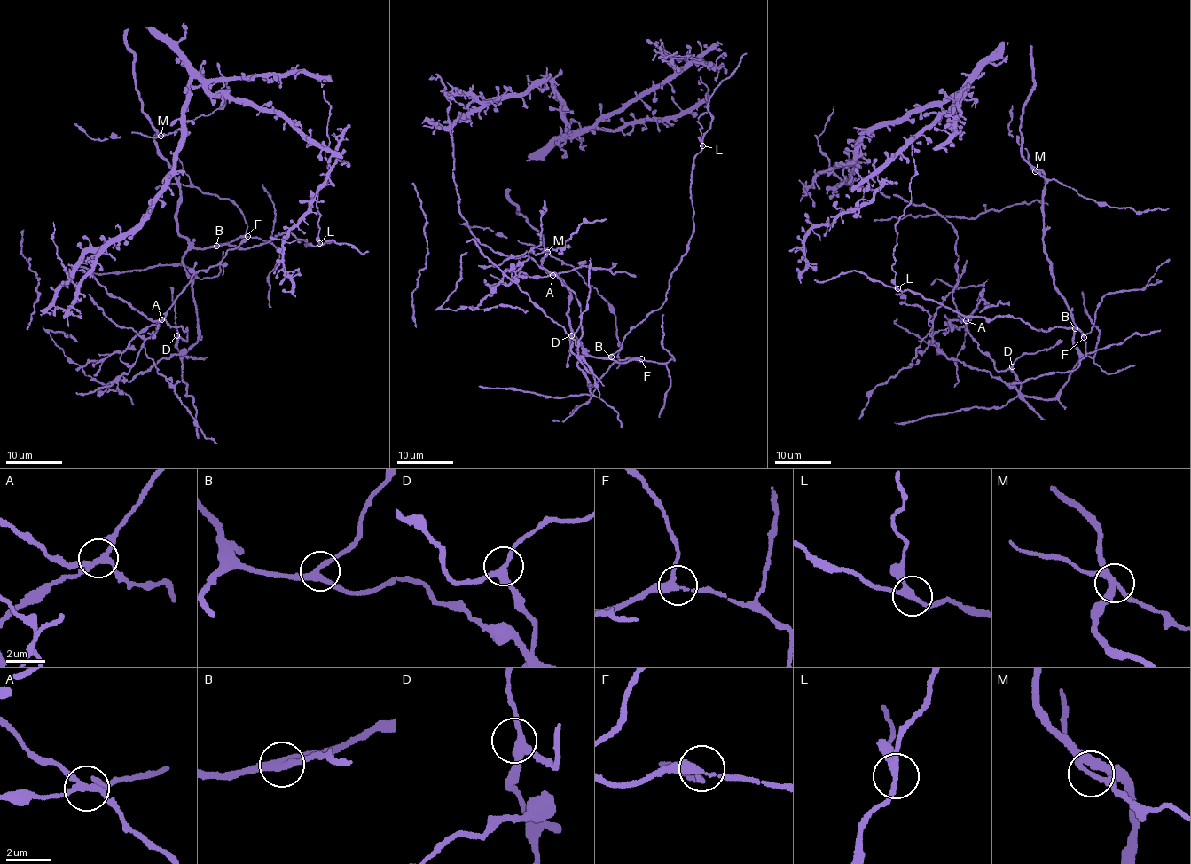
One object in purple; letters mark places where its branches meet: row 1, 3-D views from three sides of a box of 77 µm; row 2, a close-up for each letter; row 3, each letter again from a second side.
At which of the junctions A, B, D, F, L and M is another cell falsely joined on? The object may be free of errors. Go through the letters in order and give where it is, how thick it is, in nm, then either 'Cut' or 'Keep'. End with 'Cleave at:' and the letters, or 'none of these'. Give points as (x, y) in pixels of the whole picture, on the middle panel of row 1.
A: Place: (552, 275). Thickness 240 nm. Cut
B: Place: (611, 357). Thickness 300 nm. Keep
D: Place: (571, 335). Thickness 280 nm. Keep
F: Place: (641, 358). Thickness 280 nm. Keep
L: Place: (702, 145). Thickness 240 nm. Keep
M: Place: (547, 252). Thickness 320 nm. Keep
Cleave at: A

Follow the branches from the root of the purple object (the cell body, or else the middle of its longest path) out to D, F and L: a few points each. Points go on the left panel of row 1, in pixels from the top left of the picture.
D: (120, 300), (129, 302), (153, 320), (181, 326), (187, 332), (187, 341), (176, 335)
F: (120, 300), (187, 332), (176, 346), (183, 354), (198, 339), (183, 255), (247, 236)
L: (120, 300), (187, 332), (176, 346), (183, 354), (198, 339), (185, 251), (285, 232), (319, 243)

